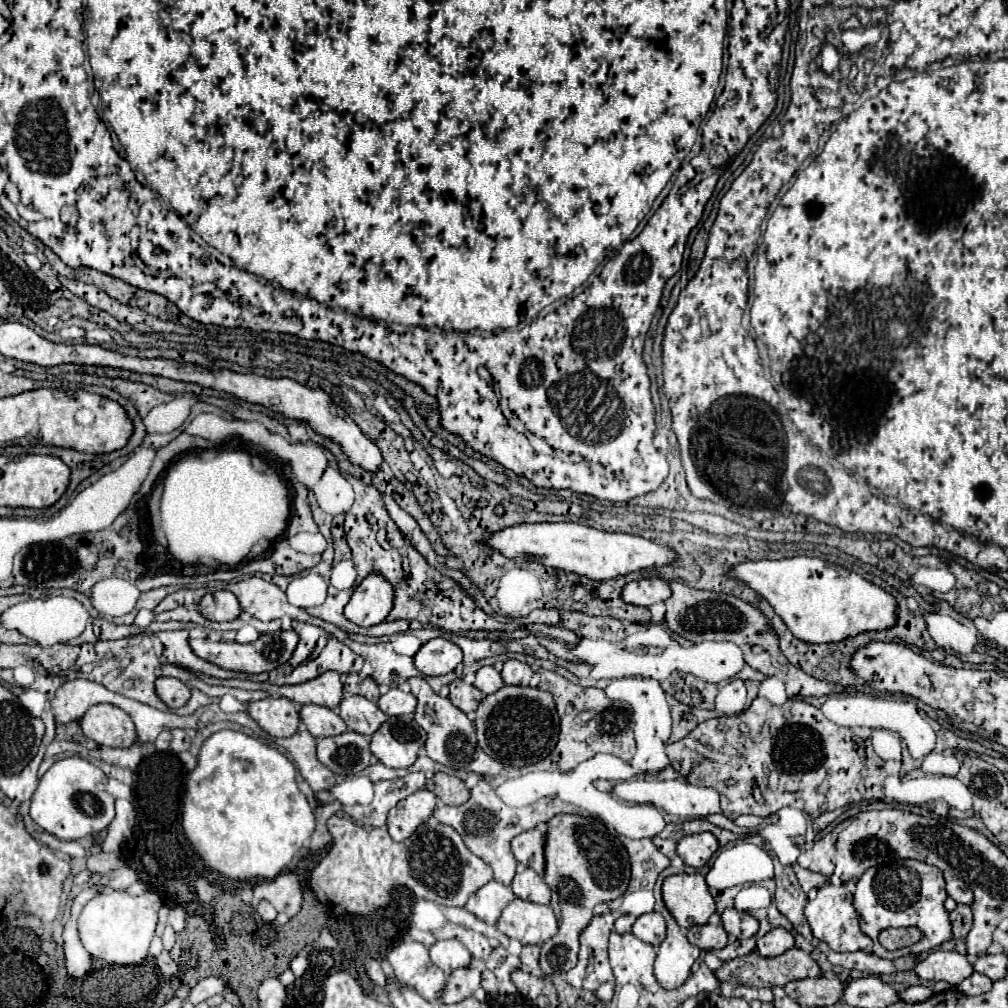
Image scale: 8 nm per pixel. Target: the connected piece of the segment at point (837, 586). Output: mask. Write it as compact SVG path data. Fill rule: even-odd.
M794 556L784 560L748 560L732 566L728 576L746 582L764 596L788 630L804 642L840 642L868 630L886 630L896 624L896 600L838 564L820 558Z

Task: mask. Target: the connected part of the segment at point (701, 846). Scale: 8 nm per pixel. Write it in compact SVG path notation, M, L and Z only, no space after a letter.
M710 832L684 836L678 840L678 856L684 860L686 866L702 868L710 860L710 856L718 850L718 840Z

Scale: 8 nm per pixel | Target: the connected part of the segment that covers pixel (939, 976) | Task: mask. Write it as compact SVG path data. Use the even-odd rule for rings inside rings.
M956 950L952 952L930 952L926 958L916 962L914 972L924 980L946 980L950 984L960 984L964 978L972 976L974 968L968 958Z

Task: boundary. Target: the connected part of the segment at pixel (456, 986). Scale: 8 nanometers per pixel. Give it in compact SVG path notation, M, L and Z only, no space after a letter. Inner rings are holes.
M474 966L460 968L448 978L448 982L446 982L444 990L442 990L440 1002L444 1002L444 1004L460 1002L460 1000L464 1000L468 996L474 996L474 992L478 988L480 988L480 972Z

